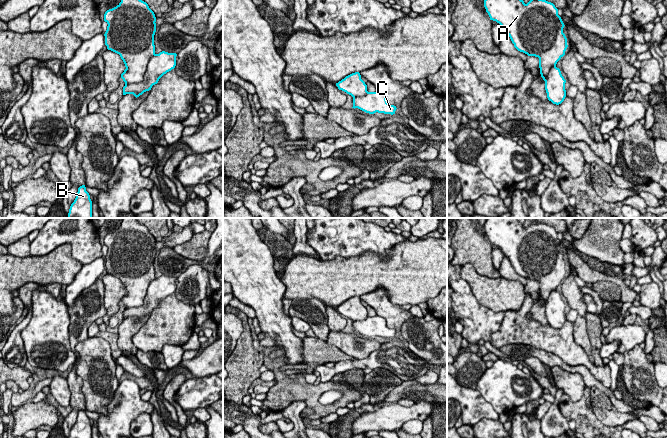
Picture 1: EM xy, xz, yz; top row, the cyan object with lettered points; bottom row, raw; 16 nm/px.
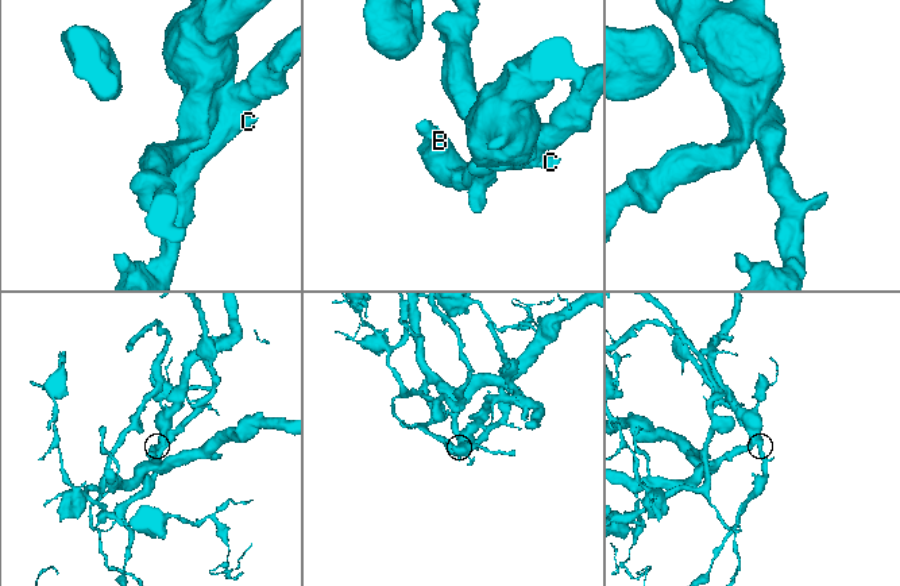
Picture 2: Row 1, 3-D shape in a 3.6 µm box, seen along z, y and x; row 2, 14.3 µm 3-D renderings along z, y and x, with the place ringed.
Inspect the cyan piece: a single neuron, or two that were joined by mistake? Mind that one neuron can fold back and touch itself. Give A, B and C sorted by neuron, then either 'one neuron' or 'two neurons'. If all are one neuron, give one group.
groups A B C; one neuron

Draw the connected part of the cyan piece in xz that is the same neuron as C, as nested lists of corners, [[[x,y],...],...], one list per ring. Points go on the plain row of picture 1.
[[[359,296],[352,297],[336,307],[339,314],[353,321],[353,331],[366,337],[395,338],[396,330],[387,327],[386,319],[380,316],[368,316],[367,309]]]

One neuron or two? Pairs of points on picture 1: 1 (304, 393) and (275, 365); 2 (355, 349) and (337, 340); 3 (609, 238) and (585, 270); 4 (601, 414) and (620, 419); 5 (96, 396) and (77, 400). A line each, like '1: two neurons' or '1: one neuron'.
1: one neuron
2: one neuron
3: two neurons
4: one neuron
5: two neurons

